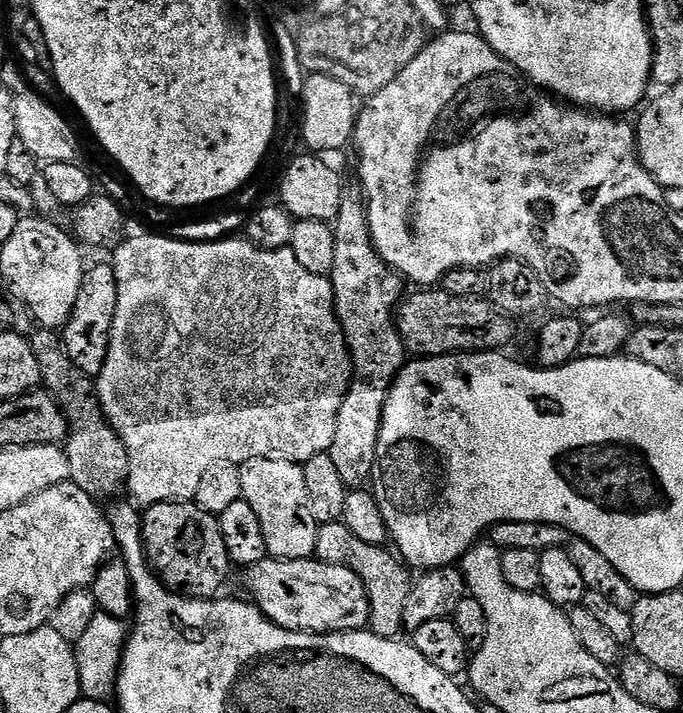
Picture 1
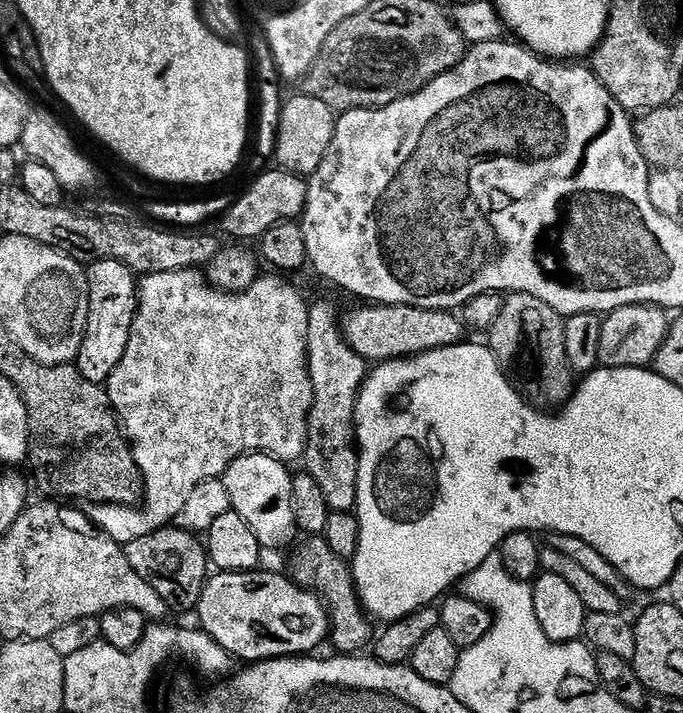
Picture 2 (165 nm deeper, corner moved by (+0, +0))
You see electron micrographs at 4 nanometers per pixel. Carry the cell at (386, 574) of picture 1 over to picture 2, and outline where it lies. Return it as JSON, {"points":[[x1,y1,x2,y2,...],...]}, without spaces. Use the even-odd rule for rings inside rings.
{"points":[[308,538,292,556,290,579,308,592,319,594,330,613,330,640,336,643,335,651,340,654,360,654,364,647,374,640,370,617,364,611,357,591,356,578,349,561,331,549,324,538]]}

